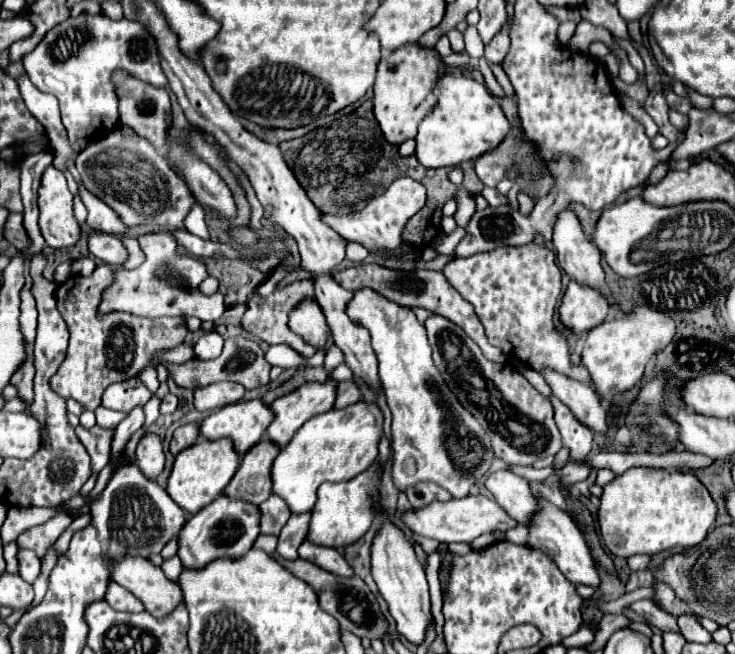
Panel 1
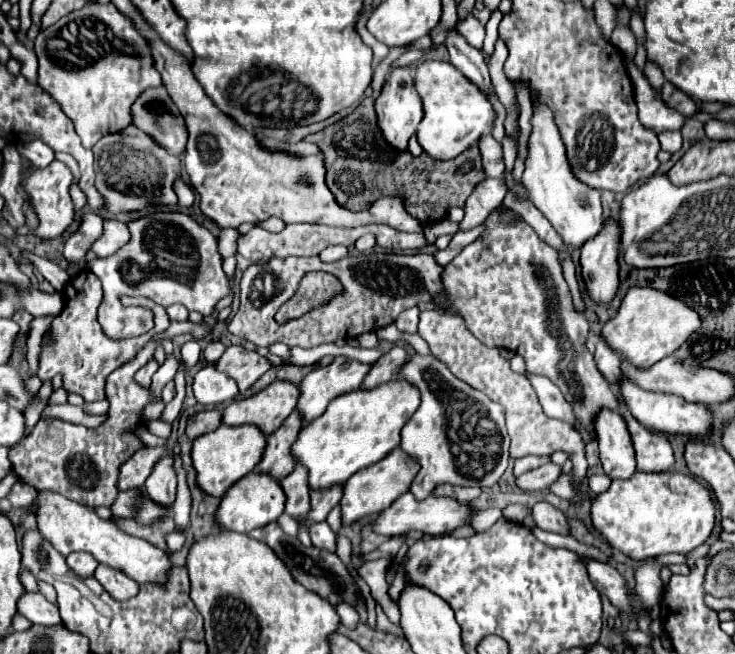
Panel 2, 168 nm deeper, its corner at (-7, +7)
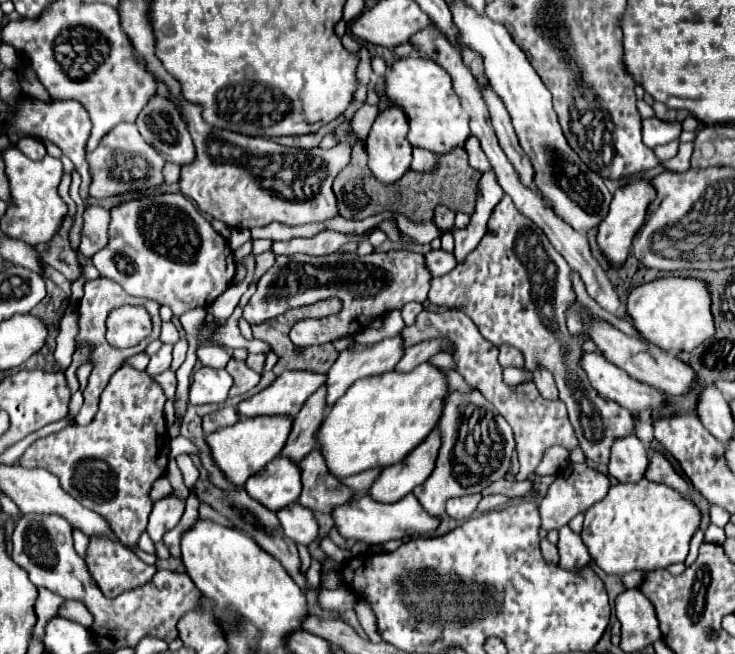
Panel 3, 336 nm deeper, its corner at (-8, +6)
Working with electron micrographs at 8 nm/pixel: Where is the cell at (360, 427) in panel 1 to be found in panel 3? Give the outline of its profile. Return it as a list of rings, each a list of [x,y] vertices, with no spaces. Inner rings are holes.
[[[422,363],[408,373],[386,371],[382,375],[356,381],[346,391],[346,395],[340,397],[330,407],[330,411],[322,423],[322,429],[318,431],[318,447],[322,449],[322,455],[326,457],[326,465],[328,465],[330,473],[334,473],[338,479],[344,479],[354,473],[366,471],[370,467],[388,467],[388,465],[402,461],[436,427],[438,419],[442,417],[442,409],[444,409],[448,391],[450,391],[450,387],[448,387],[446,373],[430,363]]]

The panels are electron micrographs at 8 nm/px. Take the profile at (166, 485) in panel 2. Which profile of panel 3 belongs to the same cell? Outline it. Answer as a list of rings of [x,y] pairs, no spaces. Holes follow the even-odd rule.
[[[170,495],[168,499],[156,501],[154,509],[150,513],[148,529],[146,529],[146,533],[150,535],[150,539],[154,543],[162,541],[164,533],[170,531],[170,529],[174,529],[178,525],[182,513],[184,513],[184,503],[180,499],[176,499],[174,495]]]

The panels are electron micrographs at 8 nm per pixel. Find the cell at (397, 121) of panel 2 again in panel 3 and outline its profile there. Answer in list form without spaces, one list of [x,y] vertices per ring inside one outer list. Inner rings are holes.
[[[384,109],[376,121],[372,123],[370,135],[366,139],[366,151],[368,151],[368,167],[372,171],[372,175],[384,183],[396,183],[408,169],[412,163],[412,145],[406,141],[406,133],[408,133],[408,125],[406,125],[406,115],[402,113],[402,109]]]

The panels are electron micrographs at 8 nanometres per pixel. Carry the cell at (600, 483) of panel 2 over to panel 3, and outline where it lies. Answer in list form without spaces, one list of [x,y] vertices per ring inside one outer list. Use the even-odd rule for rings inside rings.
[[[572,463],[568,469],[566,467],[560,469],[554,483],[550,485],[546,497],[540,501],[542,527],[546,531],[550,531],[550,529],[560,529],[562,525],[568,525],[572,517],[566,517],[566,509],[572,515],[586,513],[586,509],[590,509],[594,503],[598,503],[606,497],[608,489],[610,489],[610,477],[596,469],[590,469],[586,463]]]

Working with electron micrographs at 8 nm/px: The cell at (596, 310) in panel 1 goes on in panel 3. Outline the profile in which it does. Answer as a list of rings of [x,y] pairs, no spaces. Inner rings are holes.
[[[646,179],[626,183],[624,187],[620,187],[614,193],[614,199],[610,203],[610,211],[608,211],[608,215],[604,217],[604,221],[600,223],[600,229],[598,229],[598,245],[600,245],[600,251],[610,259],[610,263],[614,267],[620,267],[620,263],[624,263],[624,259],[628,257],[628,249],[632,245],[634,233],[644,223],[646,209],[654,201],[654,197],[656,197],[656,189]]]

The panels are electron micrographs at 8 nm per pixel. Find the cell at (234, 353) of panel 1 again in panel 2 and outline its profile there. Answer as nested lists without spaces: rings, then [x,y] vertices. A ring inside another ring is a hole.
[[[231,344],[215,362],[215,368],[231,376],[239,384],[239,390],[243,394],[271,368],[271,362],[259,356],[255,350],[247,350],[241,344]]]

